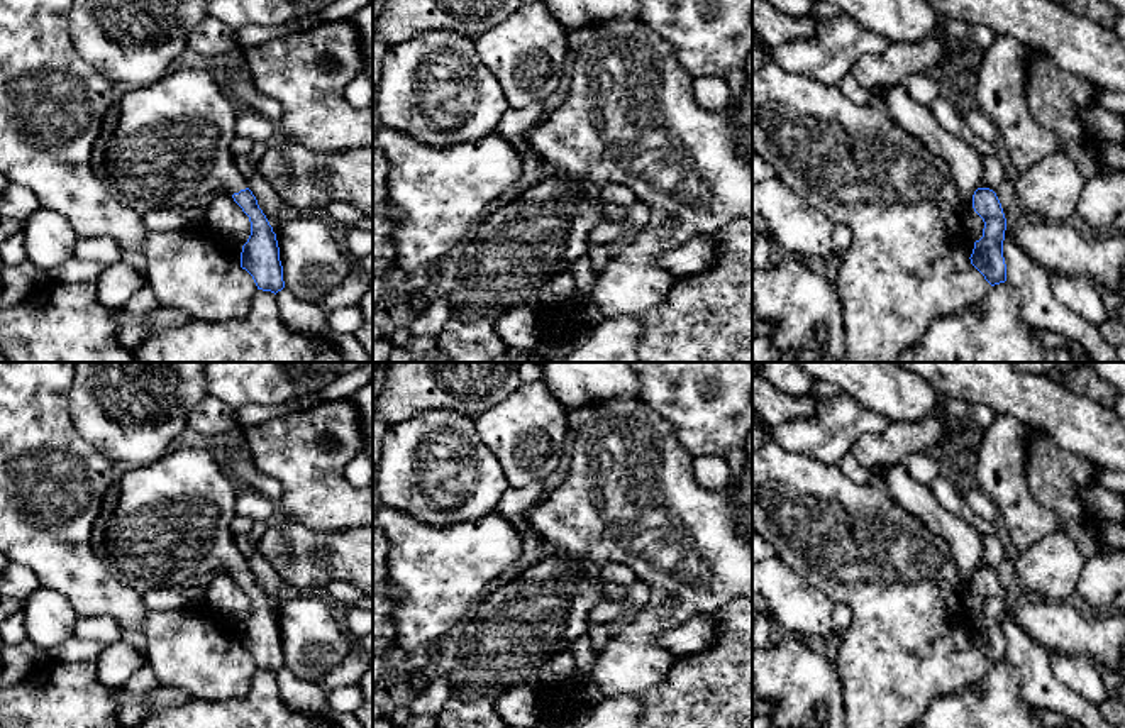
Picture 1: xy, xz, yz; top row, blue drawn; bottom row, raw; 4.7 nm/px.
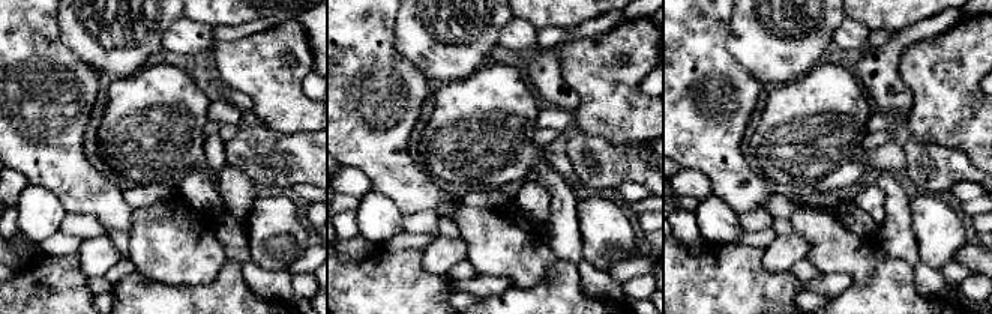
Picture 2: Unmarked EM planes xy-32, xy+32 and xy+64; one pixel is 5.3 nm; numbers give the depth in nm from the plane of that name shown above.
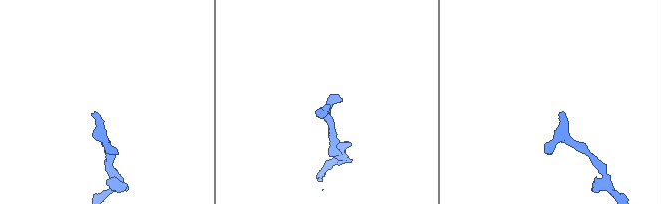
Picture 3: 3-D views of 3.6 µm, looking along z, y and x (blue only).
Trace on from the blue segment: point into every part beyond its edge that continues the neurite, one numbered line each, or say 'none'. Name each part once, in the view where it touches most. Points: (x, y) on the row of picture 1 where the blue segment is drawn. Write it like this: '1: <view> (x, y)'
1: xy (171, 146)

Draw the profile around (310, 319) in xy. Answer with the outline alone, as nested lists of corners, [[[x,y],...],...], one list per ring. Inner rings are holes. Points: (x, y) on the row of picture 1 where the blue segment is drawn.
[[[283,288],[276,293],[276,305],[283,323],[291,332],[322,337],[332,335],[329,312],[319,303],[302,301]]]

